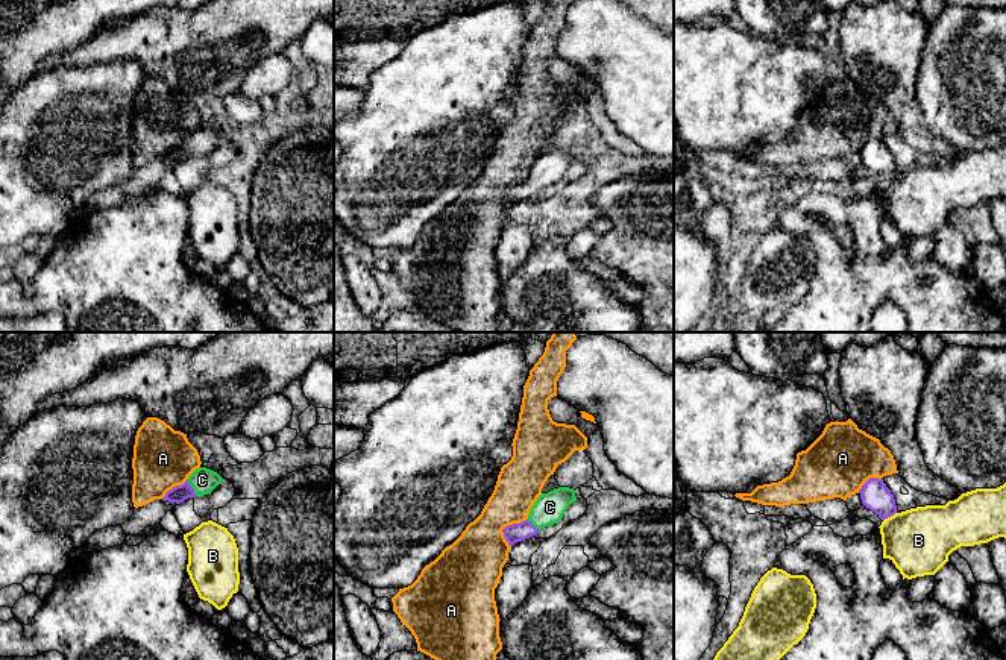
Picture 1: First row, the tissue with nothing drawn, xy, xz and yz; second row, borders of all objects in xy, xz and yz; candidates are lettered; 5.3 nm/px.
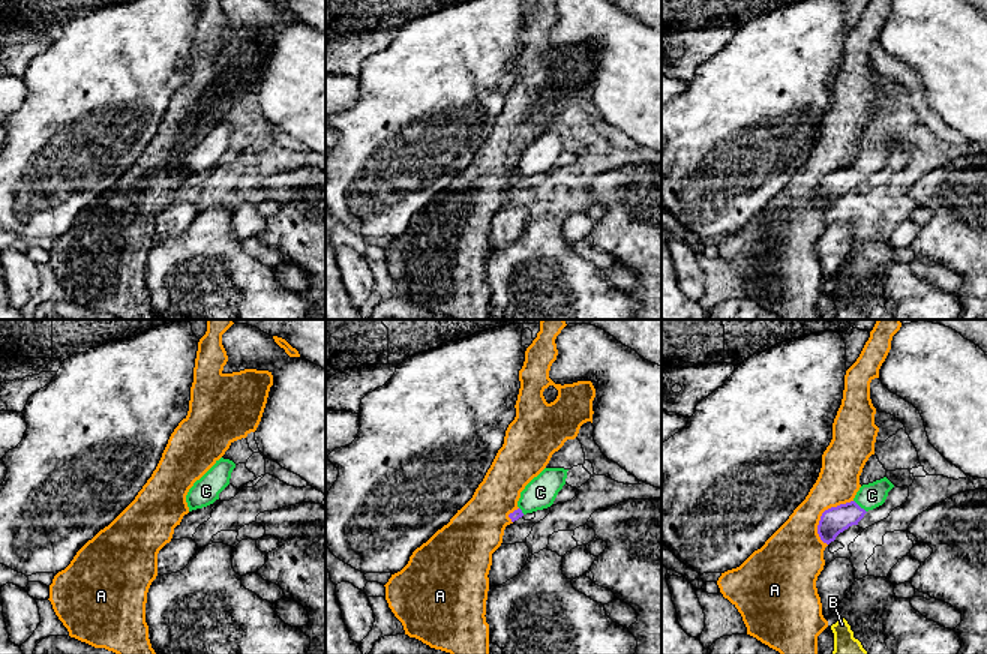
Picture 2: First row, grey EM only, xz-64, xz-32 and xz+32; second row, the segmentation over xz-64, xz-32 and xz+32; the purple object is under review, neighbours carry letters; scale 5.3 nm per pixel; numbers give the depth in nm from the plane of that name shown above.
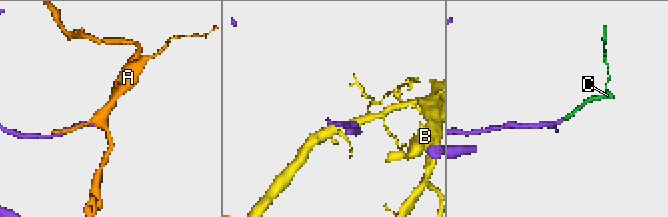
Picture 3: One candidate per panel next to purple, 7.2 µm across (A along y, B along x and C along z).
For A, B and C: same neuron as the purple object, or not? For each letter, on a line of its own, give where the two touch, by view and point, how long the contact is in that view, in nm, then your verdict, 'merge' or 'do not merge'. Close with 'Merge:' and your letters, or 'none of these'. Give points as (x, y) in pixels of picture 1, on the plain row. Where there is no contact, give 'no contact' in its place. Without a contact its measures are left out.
A: meets purple in xz at (506, 187); contact 180 nm long; do not merge
B: meets purple in yz at (889, 176); contact 90 nm long; do not merge
C: meets purple in xy at (191, 147); contact 100 nm long; merge
Merge: C

